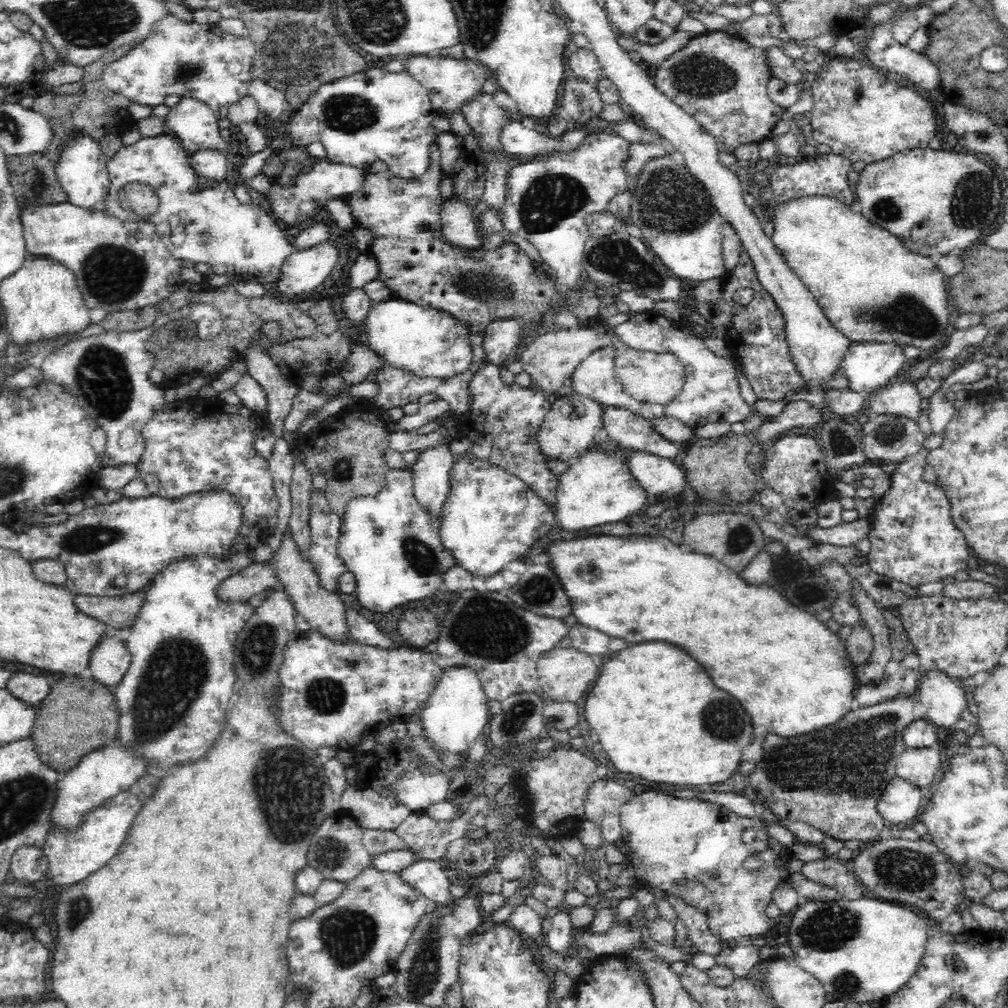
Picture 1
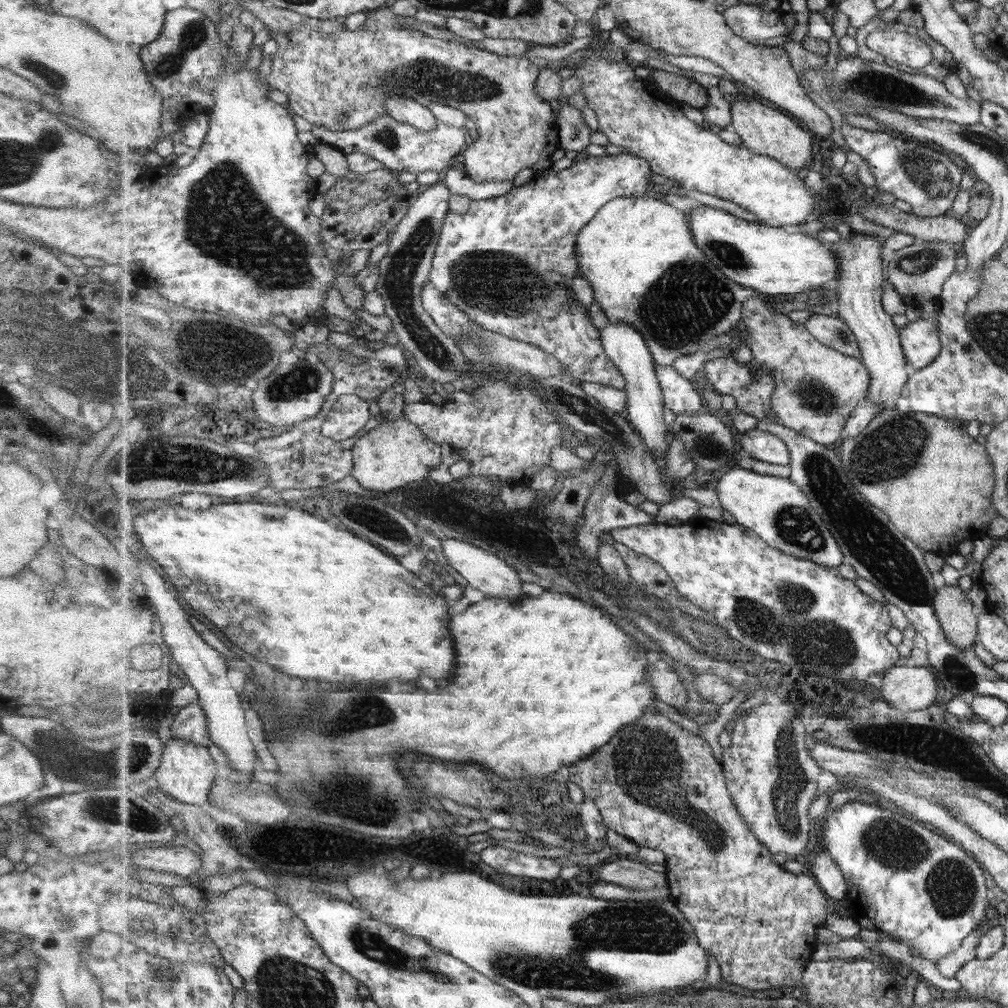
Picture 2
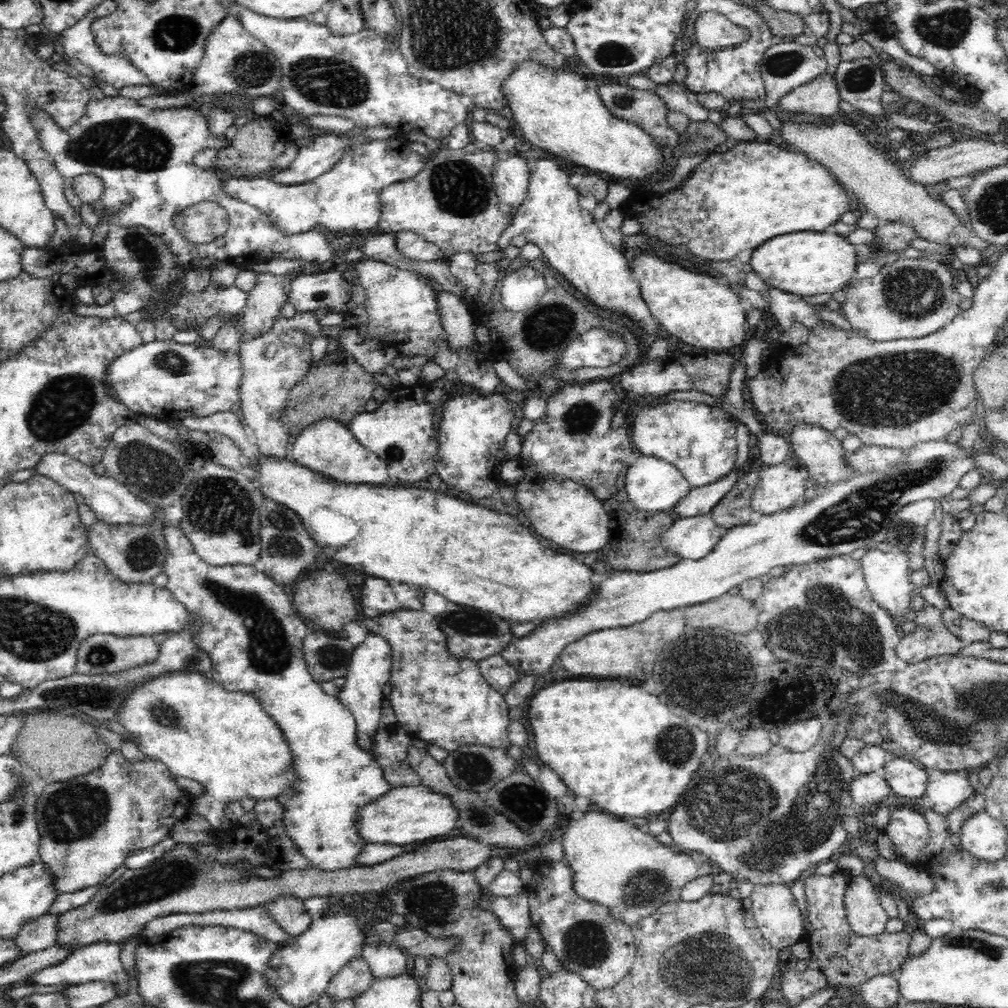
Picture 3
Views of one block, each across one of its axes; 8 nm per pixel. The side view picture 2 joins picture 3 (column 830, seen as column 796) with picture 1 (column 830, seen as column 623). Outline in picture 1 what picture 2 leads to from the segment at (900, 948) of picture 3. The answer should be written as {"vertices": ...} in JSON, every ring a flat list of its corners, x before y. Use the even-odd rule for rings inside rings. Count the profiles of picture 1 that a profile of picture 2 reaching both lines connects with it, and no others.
{"vertices":[[918,692,881,702,876,706,856,707,836,725,800,737,784,738,768,734,763,742,762,762,749,776,749,784,760,790,770,811,779,819,806,823,839,841,880,840,879,835,888,825,879,816,876,802,882,794,883,787,896,777,896,762,907,747,903,741,903,734,905,728,915,719,913,710,916,696,919,696]]}

